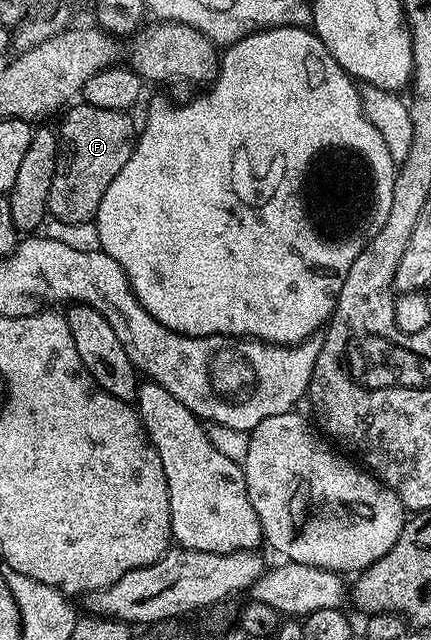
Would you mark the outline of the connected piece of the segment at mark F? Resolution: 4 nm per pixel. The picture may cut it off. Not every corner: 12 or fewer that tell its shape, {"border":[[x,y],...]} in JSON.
{"border":[[128,111],[63,112],[48,215],[95,216],[135,151]]}

